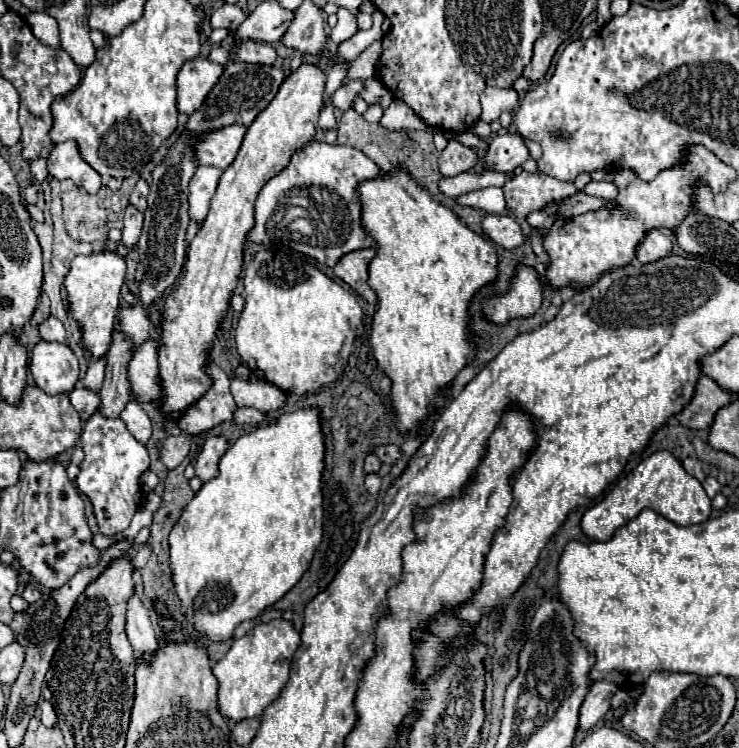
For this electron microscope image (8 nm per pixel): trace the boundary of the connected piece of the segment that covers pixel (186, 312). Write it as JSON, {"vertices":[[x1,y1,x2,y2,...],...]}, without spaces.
{"vertices":[[302,64,282,82,276,98,250,124,236,160,220,176,208,216,188,246,182,276,164,298,164,310,160,314,162,332,156,336,158,378,162,388,158,406,162,418,168,422,182,418,212,386,206,368,210,364,216,332,226,318,230,298,242,272,242,250,248,232,254,228,256,196,272,176,288,166,292,154,314,136,318,112,324,104,324,82,326,76,318,66]]}

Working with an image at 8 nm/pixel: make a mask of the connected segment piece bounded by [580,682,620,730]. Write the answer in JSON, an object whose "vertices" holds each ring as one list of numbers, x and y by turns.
{"vertices":[[594,682,580,708,580,730,590,730,596,722,610,710,610,696,618,692,620,686,614,682]]}

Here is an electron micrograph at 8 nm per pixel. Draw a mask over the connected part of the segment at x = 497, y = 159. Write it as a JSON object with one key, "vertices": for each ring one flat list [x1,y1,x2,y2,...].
{"vertices":[[498,134,490,140,484,156,484,170,514,172,514,168,522,166,528,158,530,154,520,134]]}

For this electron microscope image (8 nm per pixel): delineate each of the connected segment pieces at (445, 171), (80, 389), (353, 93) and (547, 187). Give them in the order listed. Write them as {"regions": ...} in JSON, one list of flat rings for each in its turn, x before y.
{"regions":[[[450,140,444,152,438,156,438,168,442,176,456,176,470,170,476,164,478,156,472,148,462,146,458,140]],[[76,386,72,392,70,392,70,402,72,406,76,408,76,412,80,414,80,418,86,422,100,406,100,398,96,392,84,388,84,386]],[[352,80,350,84,346,84,346,86,340,86,336,92,334,92,334,96,332,96,332,104,334,104,334,108,338,108,338,110,348,110,350,106,352,106,352,100,358,96,358,92,362,90,362,84,358,82,358,80]],[[522,172,504,184,506,208,516,218,526,218,534,210,544,210,552,202,562,202,578,192,572,182,550,178,542,172]]]}

